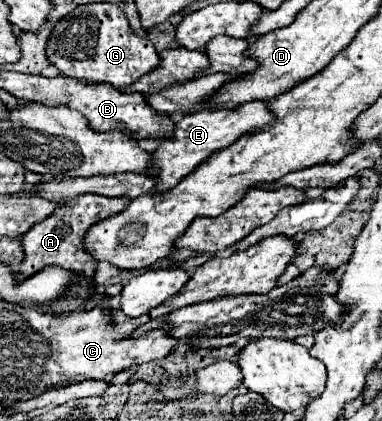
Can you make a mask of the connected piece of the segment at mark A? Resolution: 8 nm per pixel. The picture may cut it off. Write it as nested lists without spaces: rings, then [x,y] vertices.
[[[80,194],[72,200],[64,200],[62,204],[56,206],[56,210],[44,218],[42,222],[34,224],[24,236],[22,236],[22,246],[24,246],[24,262],[20,264],[20,276],[18,280],[24,280],[28,276],[32,276],[36,270],[54,264],[54,266],[62,266],[68,268],[72,272],[84,272],[84,276],[88,280],[92,280],[94,268],[96,268],[96,260],[88,258],[88,252],[84,250],[84,246],[80,246],[80,238],[84,238],[88,226],[124,210],[128,206],[128,198],[118,196],[118,198],[110,198],[110,196],[98,196],[98,194]]]

